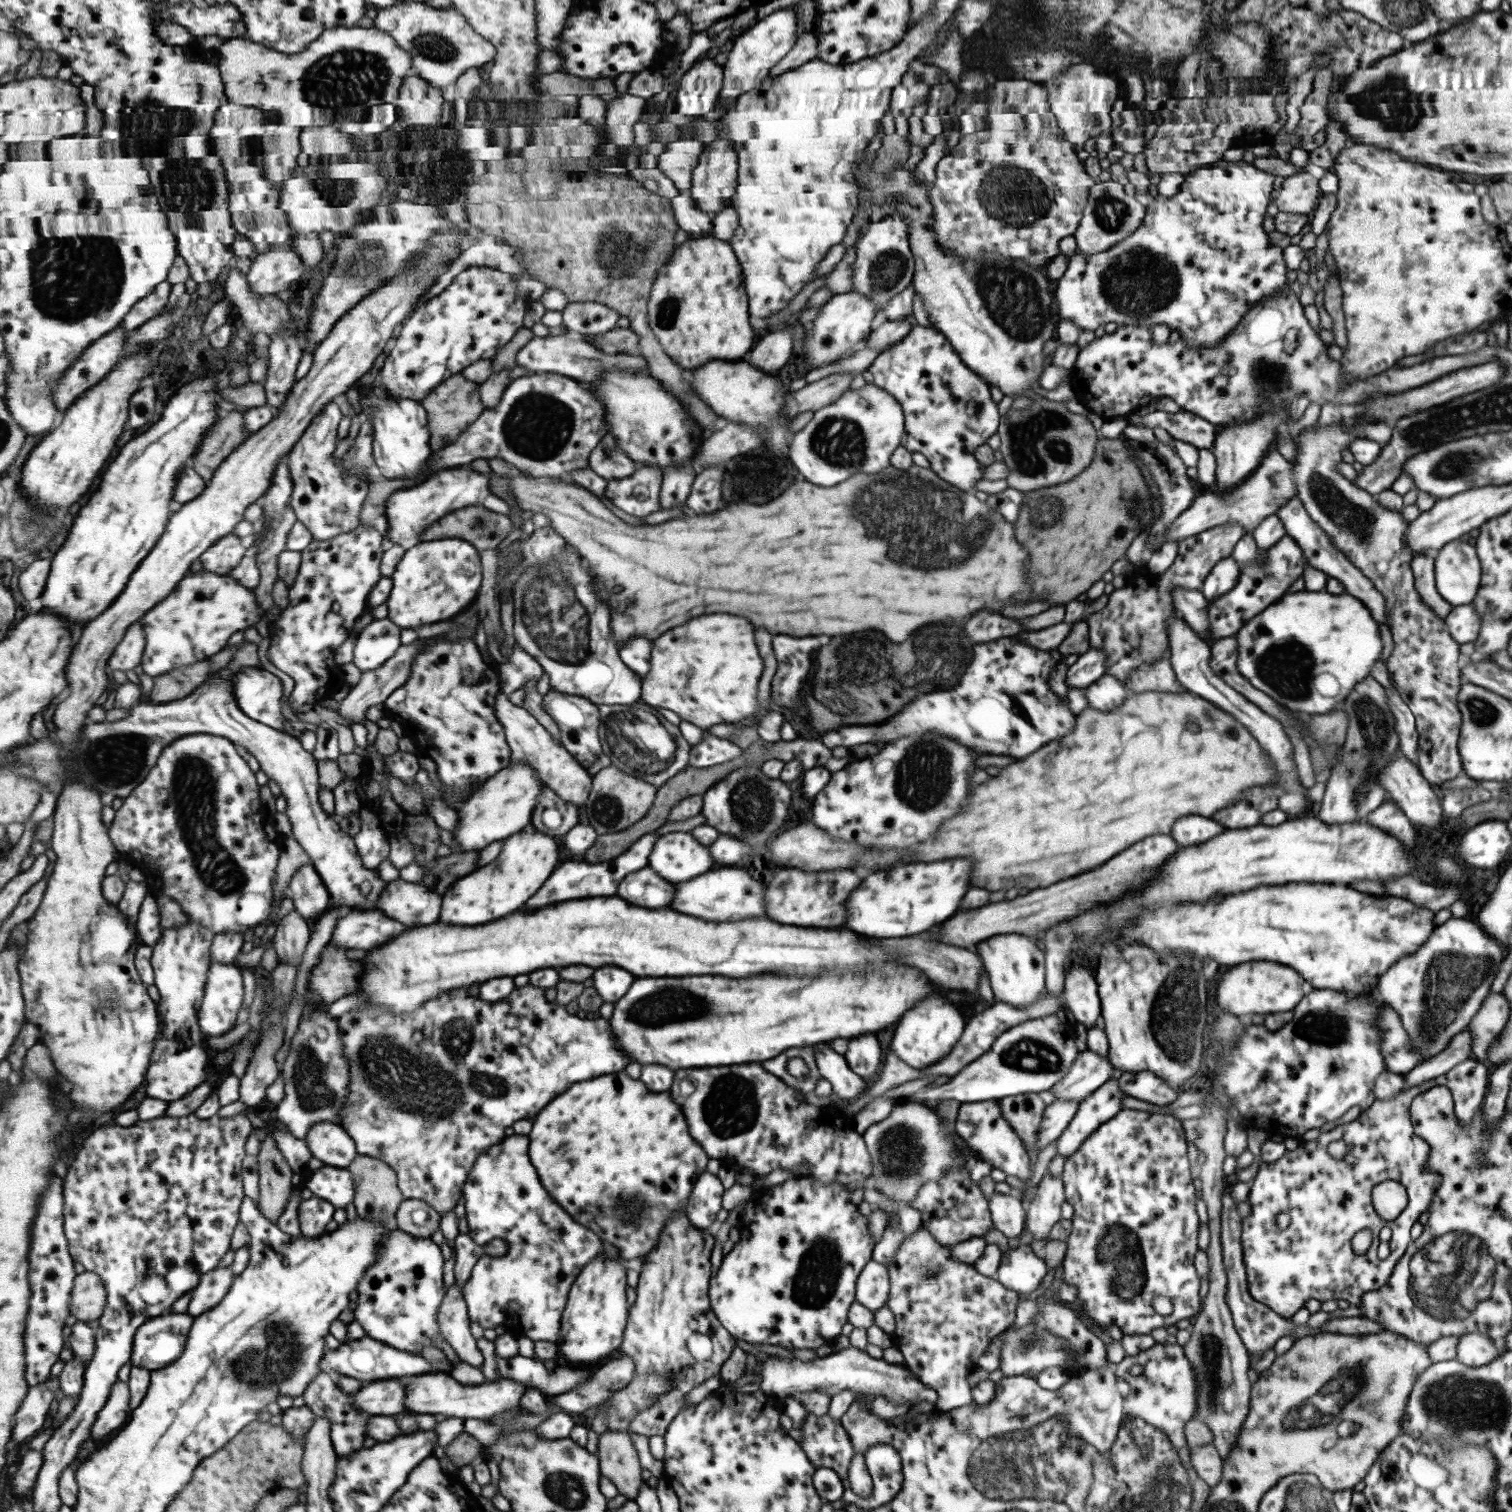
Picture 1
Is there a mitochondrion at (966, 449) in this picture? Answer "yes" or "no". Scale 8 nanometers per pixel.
no

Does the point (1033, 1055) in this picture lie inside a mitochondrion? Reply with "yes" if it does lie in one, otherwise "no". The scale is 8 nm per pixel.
yes

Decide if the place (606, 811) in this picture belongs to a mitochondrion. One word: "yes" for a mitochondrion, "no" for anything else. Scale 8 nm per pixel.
yes

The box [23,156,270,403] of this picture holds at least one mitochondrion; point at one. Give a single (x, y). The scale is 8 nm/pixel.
(56, 266)

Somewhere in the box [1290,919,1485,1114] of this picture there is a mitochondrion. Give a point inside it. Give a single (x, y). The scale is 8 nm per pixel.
(1323, 1025)

